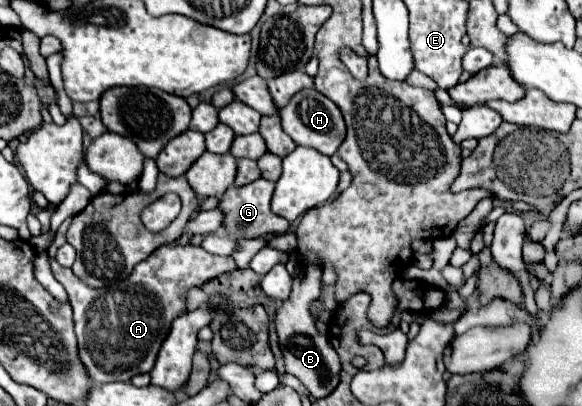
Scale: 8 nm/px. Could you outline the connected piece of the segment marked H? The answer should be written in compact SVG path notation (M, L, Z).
M315 88L297 92L293 100L289 100L289 104L281 110L279 116L281 116L283 130L293 138L295 144L313 148L325 156L333 156L337 148L341 146L341 142L345 140L345 120L343 120L341 110Z

